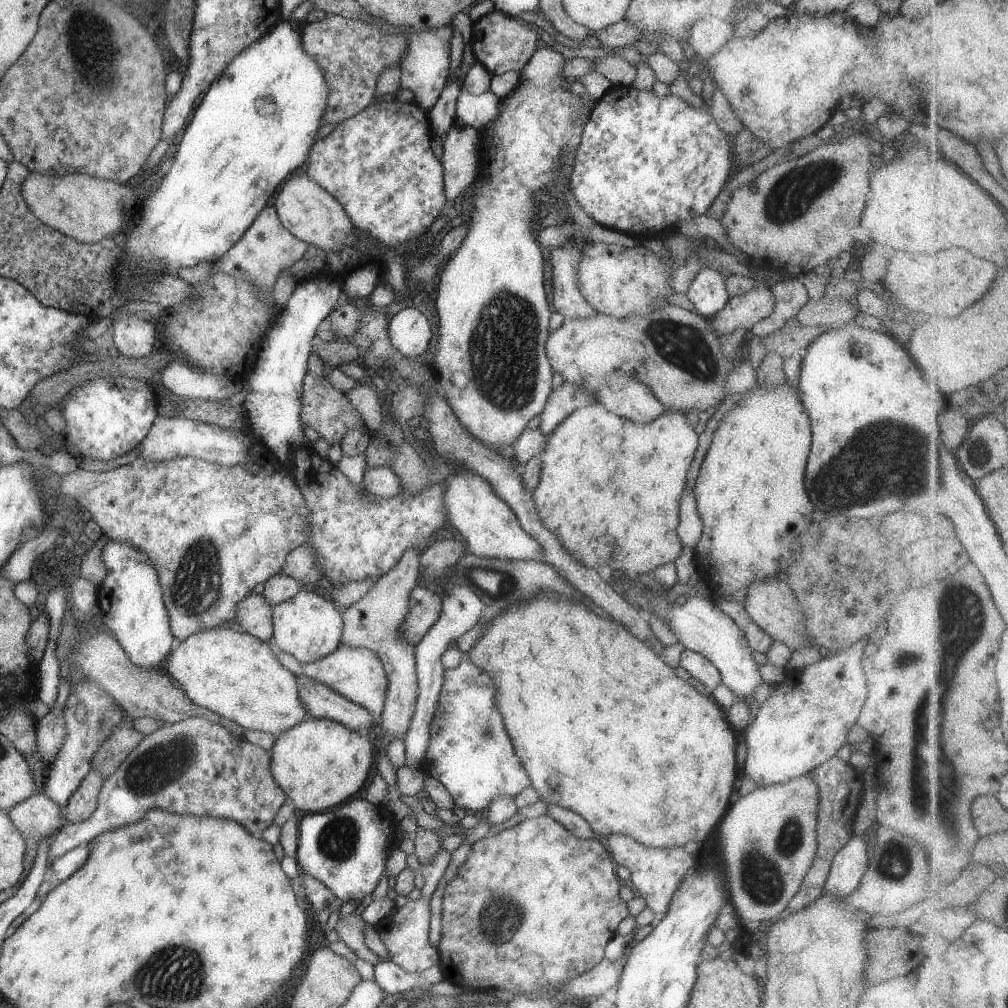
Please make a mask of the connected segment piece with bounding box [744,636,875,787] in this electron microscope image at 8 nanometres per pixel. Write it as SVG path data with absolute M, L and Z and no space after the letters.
M862 637L833 657L808 665L794 686L780 684L770 698L755 707L753 720L744 730L746 778L755 781L758 787L785 783L836 755L847 742L847 734L857 722L867 697L862 651L874 639Z

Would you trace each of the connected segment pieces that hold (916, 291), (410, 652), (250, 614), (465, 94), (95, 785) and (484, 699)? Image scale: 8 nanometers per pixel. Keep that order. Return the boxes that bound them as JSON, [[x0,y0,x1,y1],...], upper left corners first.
[[886,248,998,316],[342,547,421,740],[236,593,273,642],[457,88,504,131],[65,769,105,823],[422,655,531,814]]

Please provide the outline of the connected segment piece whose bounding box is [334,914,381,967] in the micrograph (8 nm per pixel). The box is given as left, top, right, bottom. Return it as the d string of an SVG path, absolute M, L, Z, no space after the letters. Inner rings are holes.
M350 914L349 916L342 917L338 920L334 930L340 936L340 939L351 949L357 957L362 960L370 960L376 967L381 960L378 960L378 956L371 952L366 946L366 932L364 932L364 926L366 922L362 920L357 914Z

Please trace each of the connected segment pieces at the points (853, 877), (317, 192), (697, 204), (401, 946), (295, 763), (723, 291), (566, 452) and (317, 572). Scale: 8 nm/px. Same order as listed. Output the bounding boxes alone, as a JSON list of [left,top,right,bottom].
[[824,836,869,899],[274,174,357,252],[571,85,733,238],[375,847,451,972],[270,717,376,815],[686,266,730,320],[533,402,698,579],[280,543,323,584]]

